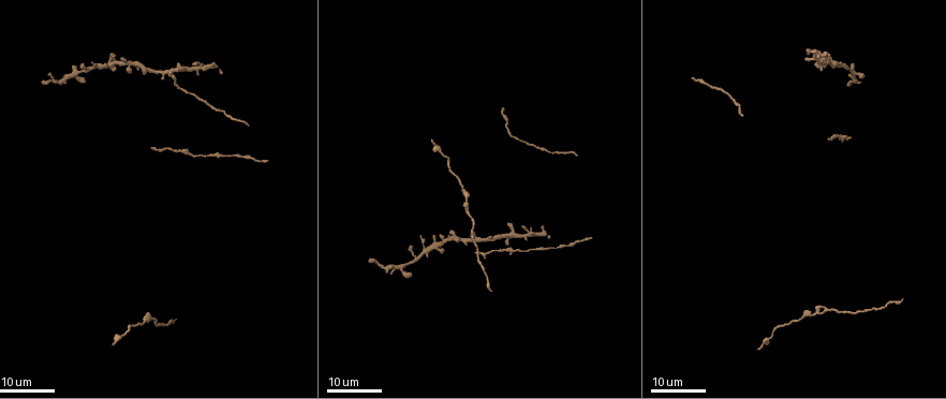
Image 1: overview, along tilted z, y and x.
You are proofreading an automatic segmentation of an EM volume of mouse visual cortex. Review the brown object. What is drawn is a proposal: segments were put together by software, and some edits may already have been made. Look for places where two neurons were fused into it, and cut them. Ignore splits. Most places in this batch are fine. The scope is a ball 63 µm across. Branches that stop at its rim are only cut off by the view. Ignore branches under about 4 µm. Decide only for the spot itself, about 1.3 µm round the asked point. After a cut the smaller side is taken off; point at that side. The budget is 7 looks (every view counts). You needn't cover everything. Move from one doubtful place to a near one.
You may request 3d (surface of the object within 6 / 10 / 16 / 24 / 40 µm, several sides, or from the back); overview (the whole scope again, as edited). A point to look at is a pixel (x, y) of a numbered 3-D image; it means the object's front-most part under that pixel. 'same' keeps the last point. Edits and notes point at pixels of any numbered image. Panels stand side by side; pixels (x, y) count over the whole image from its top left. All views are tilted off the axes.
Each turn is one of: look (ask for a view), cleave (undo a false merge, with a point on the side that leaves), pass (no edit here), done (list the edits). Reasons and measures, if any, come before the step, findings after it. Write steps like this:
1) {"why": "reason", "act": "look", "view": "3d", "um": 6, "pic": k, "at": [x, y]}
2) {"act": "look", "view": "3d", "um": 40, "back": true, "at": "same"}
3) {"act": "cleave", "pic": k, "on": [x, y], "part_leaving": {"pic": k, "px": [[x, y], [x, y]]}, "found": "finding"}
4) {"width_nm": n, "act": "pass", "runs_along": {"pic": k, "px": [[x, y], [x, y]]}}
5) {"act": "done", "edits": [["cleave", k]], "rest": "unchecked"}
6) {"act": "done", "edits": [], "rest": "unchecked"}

{"why": "three-way junction", "act": "look", "view": "3d", "um": 16, "pic": 1, "at": [465, 202]}

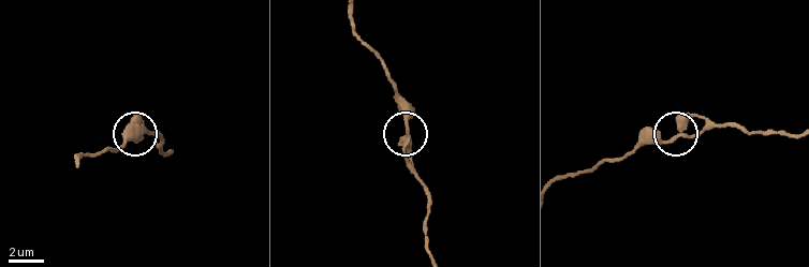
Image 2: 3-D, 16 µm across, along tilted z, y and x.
{"why": "closer look", "act": "look", "view": "3d", "um": 10, "pic": 2, "at": [406, 132]}

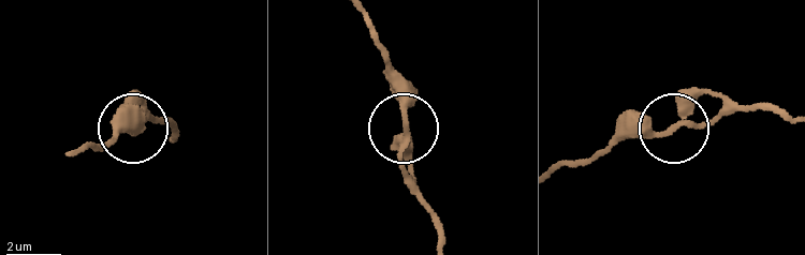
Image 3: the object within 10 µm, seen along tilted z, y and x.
{"arms": 3, "act": "pass", "found": "all the same neuron"}

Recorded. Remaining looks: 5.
{"act": "look", "view": "3d", "um": 24, "pic": 1, "at": [238, 157]}

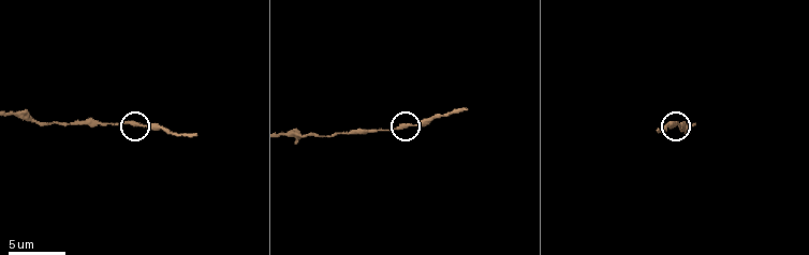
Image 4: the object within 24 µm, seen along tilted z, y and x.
{"why": "zoom in", "act": "look", "view": "3d", "um": 10, "pic": 4, "at": [131, 125]}

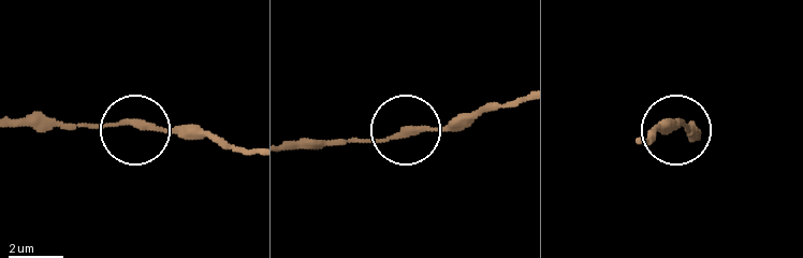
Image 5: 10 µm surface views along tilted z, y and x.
{"width_nm": 230, "act": "pass", "found": "one neuron here"}

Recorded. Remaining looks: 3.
{"why": "three arms meet", "act": "look", "view": "3d", "um": 16, "pic": 1, "at": [165, 72]}

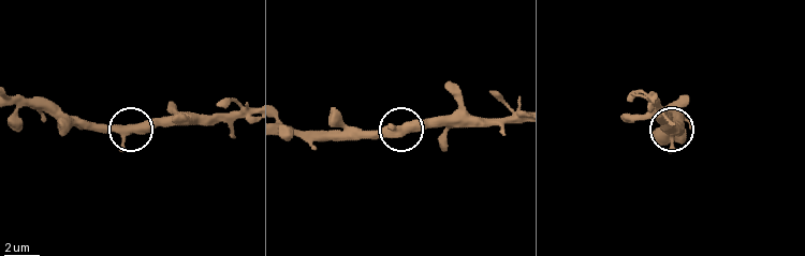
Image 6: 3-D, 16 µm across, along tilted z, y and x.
{"act": "look", "view": "3d", "um": 6, "pic": 6, "at": [392, 136]}

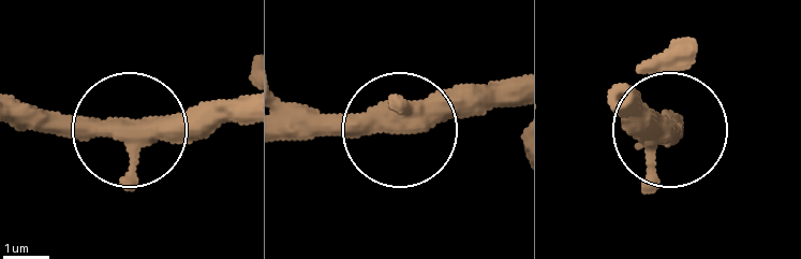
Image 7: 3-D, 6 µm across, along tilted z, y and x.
{"side_arm_um": 26, "act": "pass", "found": "all the same neuron"}

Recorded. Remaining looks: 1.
{"act": "done", "edits": [], "rest": "unchecked"}

